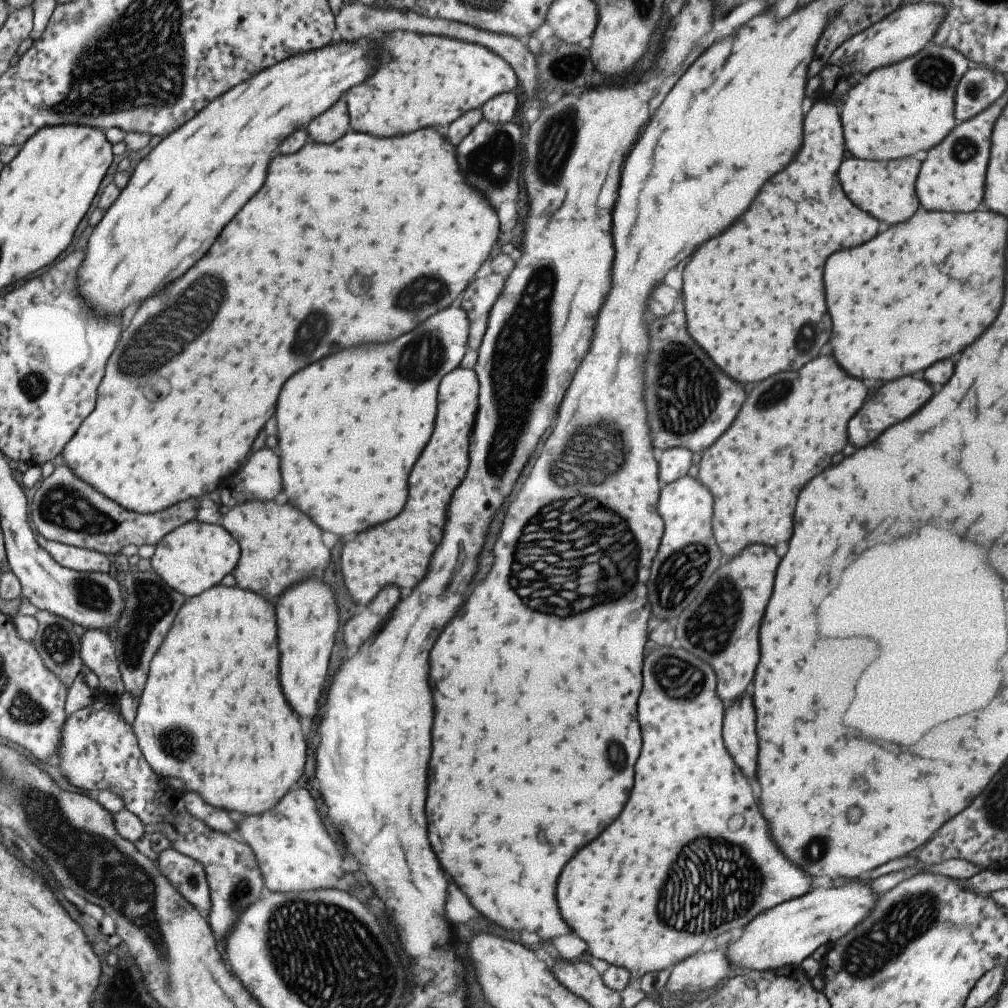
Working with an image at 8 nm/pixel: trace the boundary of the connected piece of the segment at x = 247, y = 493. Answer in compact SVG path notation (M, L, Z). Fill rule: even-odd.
M261 448L227 480L227 490L221 490L219 502L237 500L273 500L281 490L275 452Z

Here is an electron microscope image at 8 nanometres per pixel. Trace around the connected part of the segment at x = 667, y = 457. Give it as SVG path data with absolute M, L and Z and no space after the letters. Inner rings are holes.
M667 448L657 452L659 483L665 485L683 478L691 468L691 454L685 448Z

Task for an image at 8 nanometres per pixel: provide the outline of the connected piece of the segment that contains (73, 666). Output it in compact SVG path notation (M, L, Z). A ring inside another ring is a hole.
M38 610L33 617L36 632L31 641L38 657L43 666L59 678L65 690L69 690L82 664L79 637L73 630L73 623L44 610Z

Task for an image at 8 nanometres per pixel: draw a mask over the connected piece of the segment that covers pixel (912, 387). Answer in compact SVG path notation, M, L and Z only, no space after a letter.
M905 376L905 378L897 378L895 384L887 382L883 384L865 404L863 408L853 416L853 420L849 420L847 424L847 436L849 442L857 448L873 442L885 428L893 426L893 422L901 422L905 418L909 418L913 412L917 412L929 398L933 396L933 390L929 384L925 384L919 378L913 376Z

